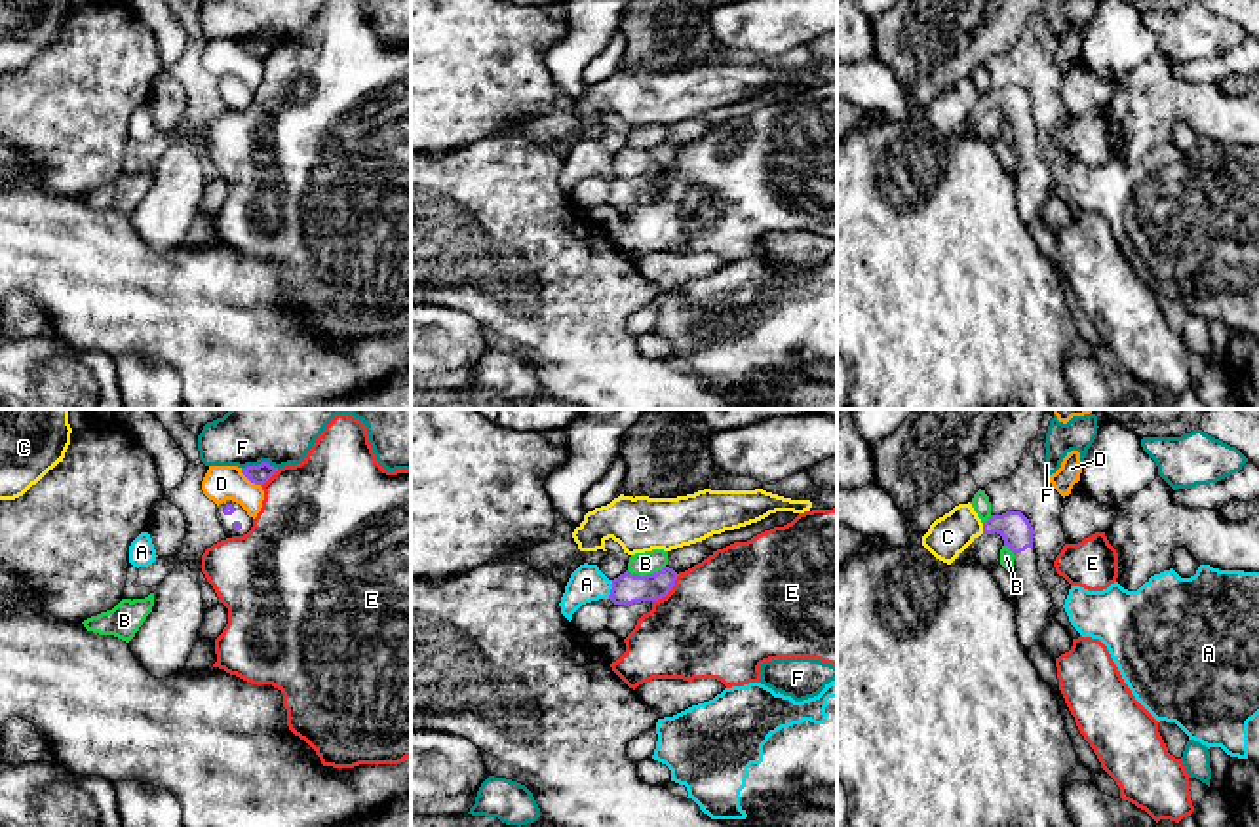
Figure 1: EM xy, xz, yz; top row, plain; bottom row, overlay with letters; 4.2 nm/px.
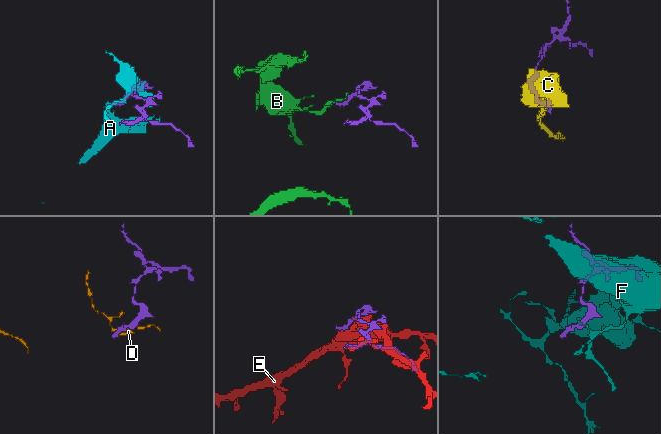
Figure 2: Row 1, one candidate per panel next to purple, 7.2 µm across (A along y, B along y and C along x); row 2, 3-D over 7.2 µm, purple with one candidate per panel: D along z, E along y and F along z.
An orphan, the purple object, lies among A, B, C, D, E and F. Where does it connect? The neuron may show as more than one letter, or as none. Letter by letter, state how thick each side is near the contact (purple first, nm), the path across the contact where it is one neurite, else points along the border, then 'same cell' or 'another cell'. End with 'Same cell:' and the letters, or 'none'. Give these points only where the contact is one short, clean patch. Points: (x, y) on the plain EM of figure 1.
A: calibres 130 and 150 nm; another cell
B: calibres 130 and 100 nm; another cell
C: calibres 140 and 170 nm; border yz (982, 97), (984, 107); another cell
D: calibres 80 and 150 nm; another cell
E: calibres 130 and 480 nm; another cell
F: calibres 80 and 180 nm; another cell
Same cell: none

